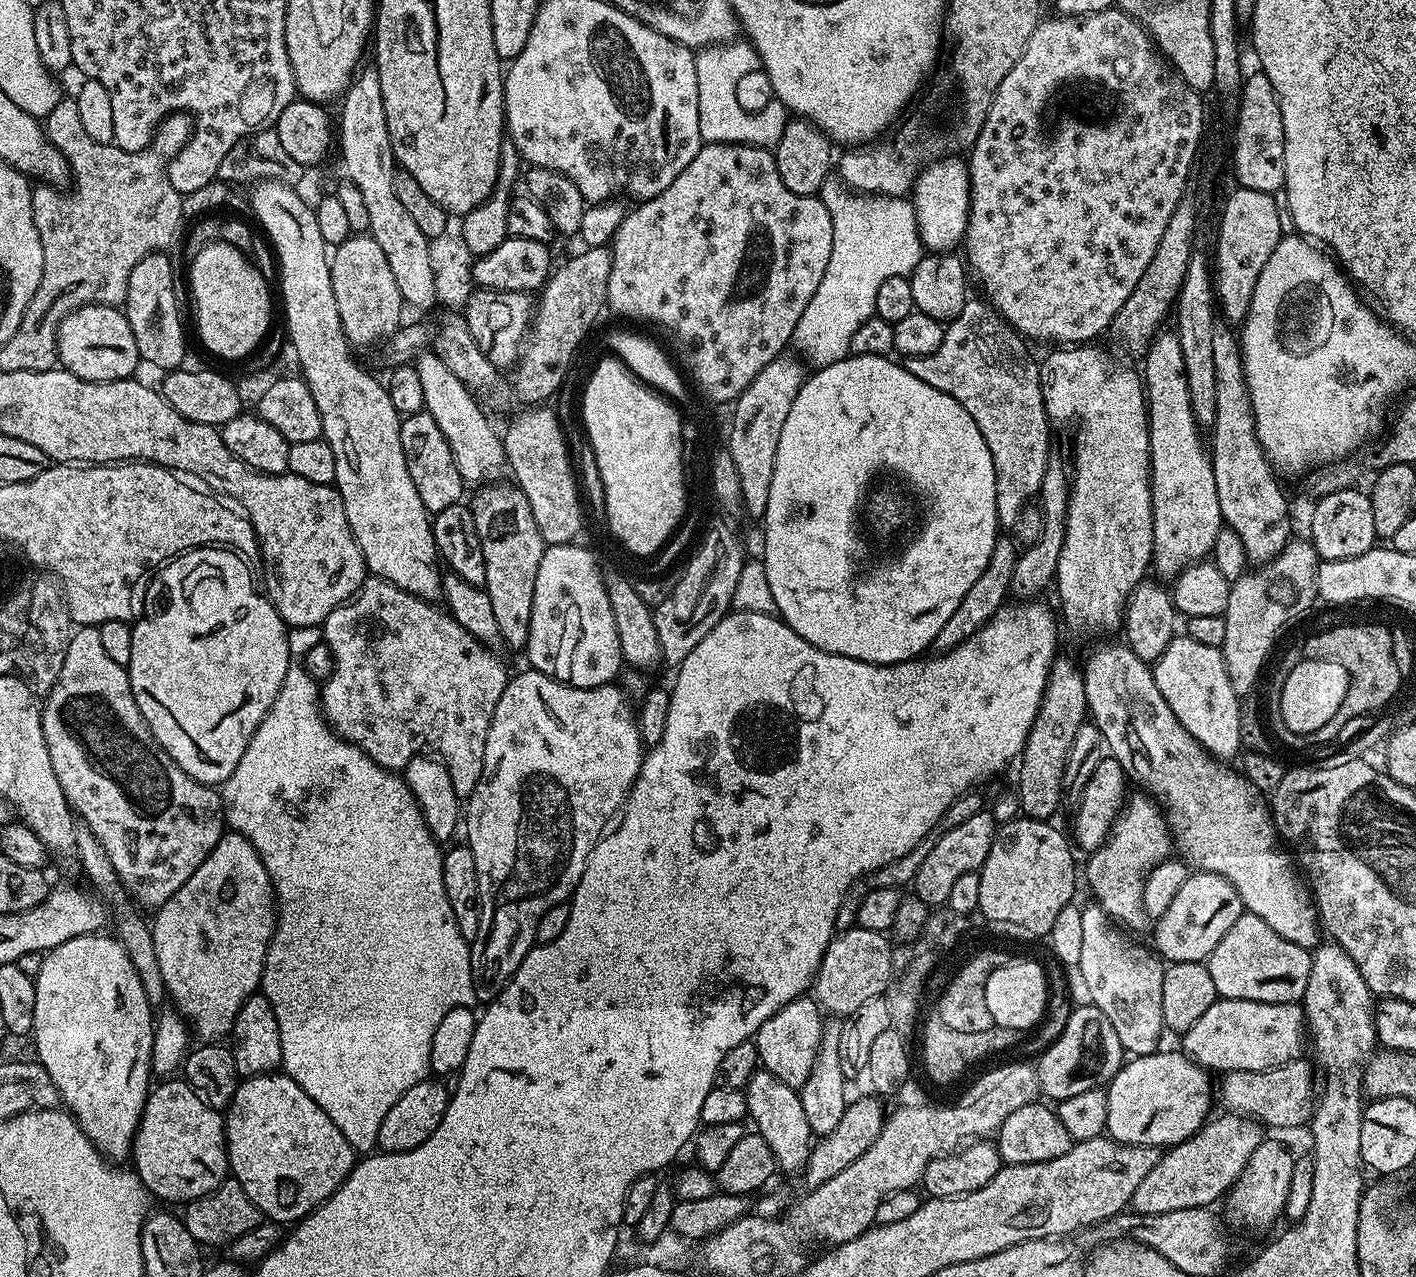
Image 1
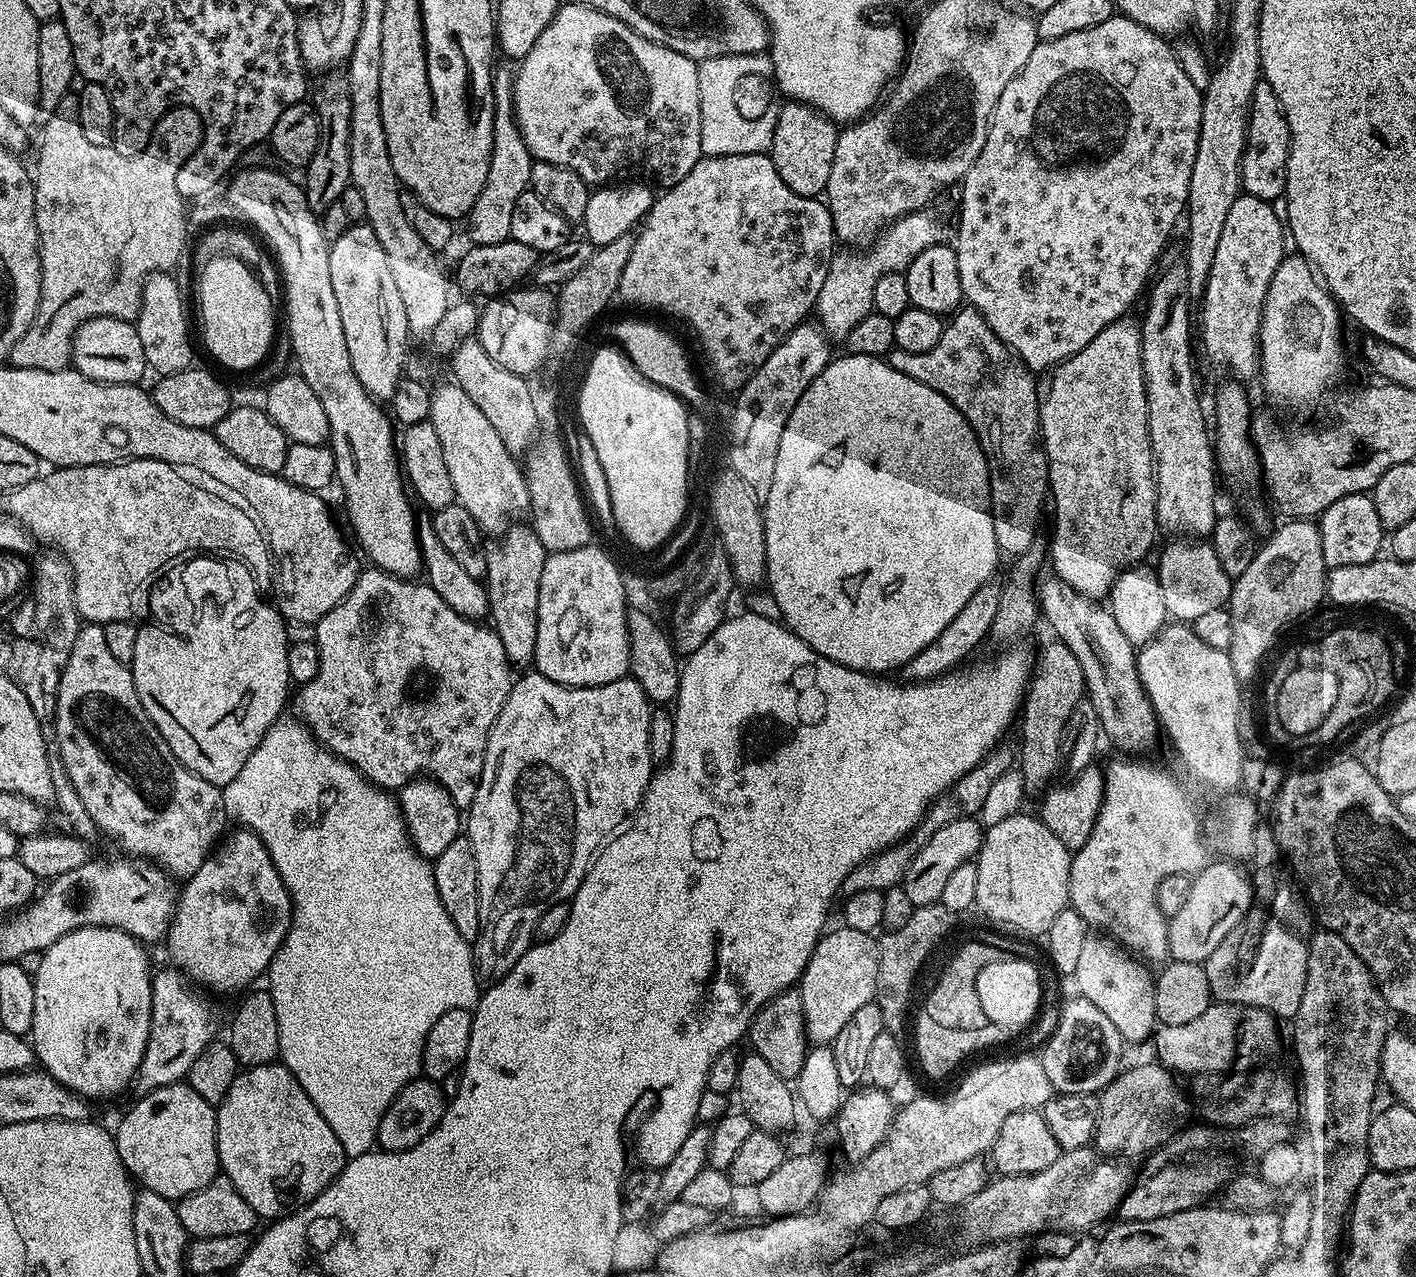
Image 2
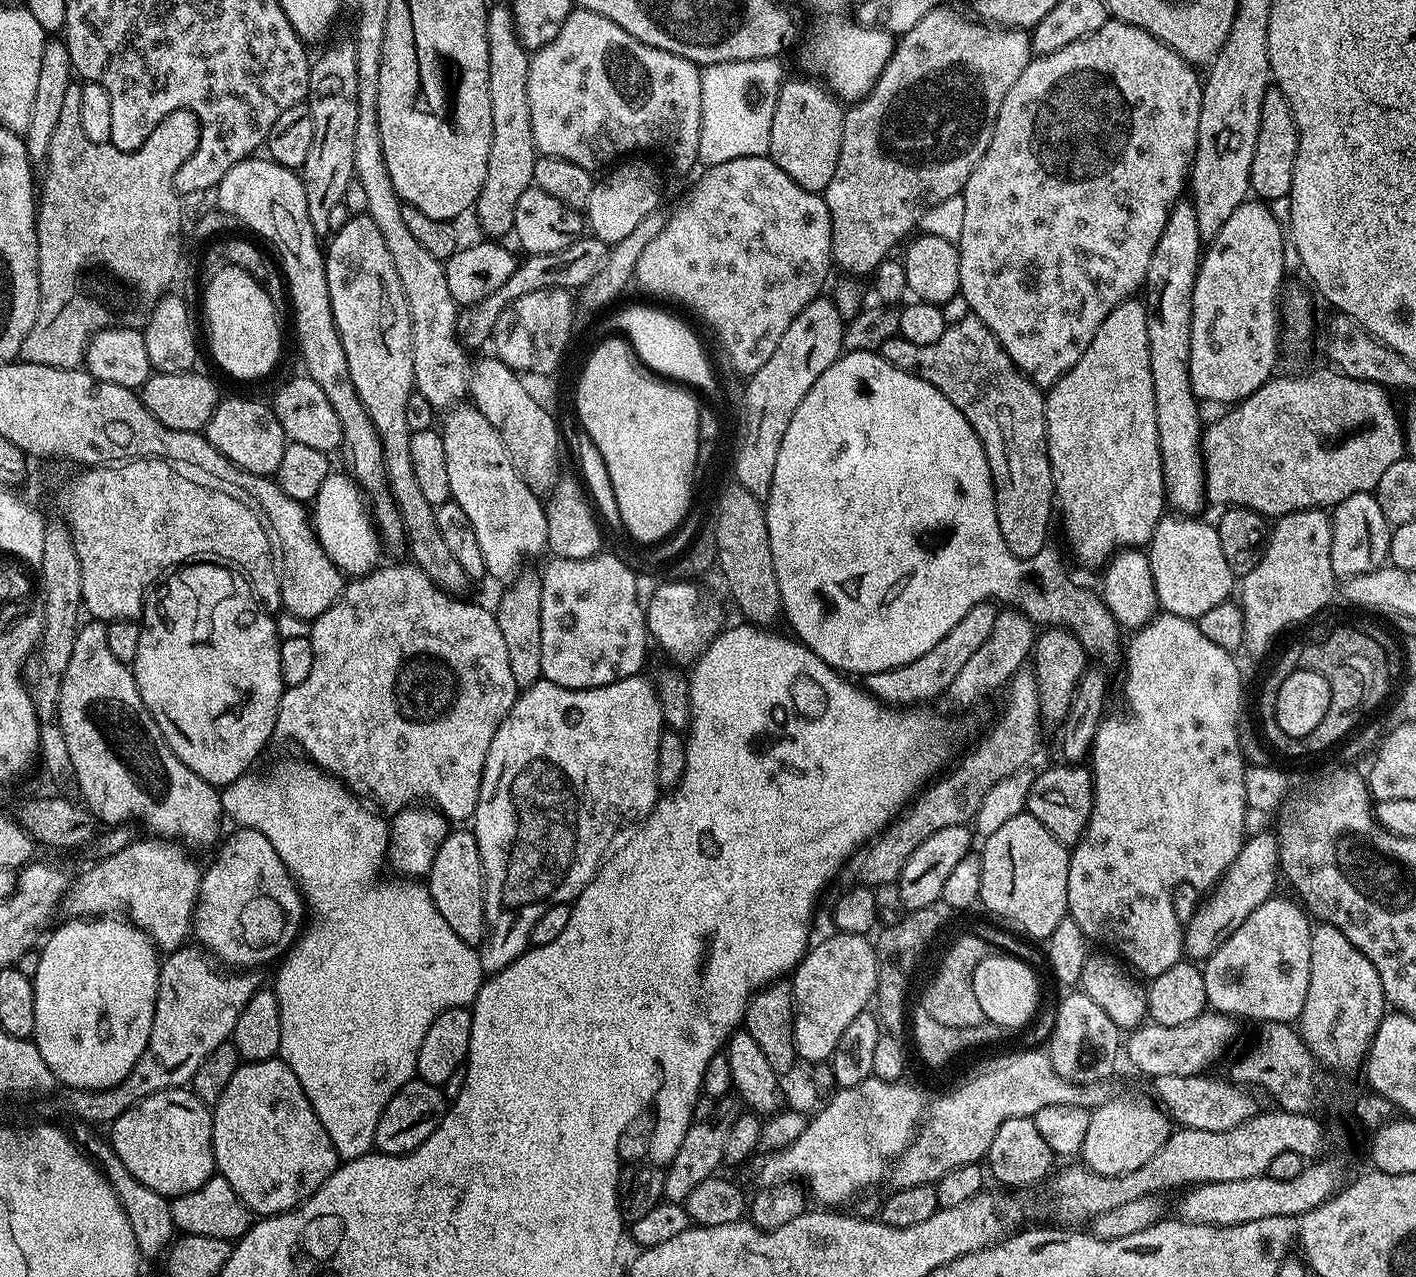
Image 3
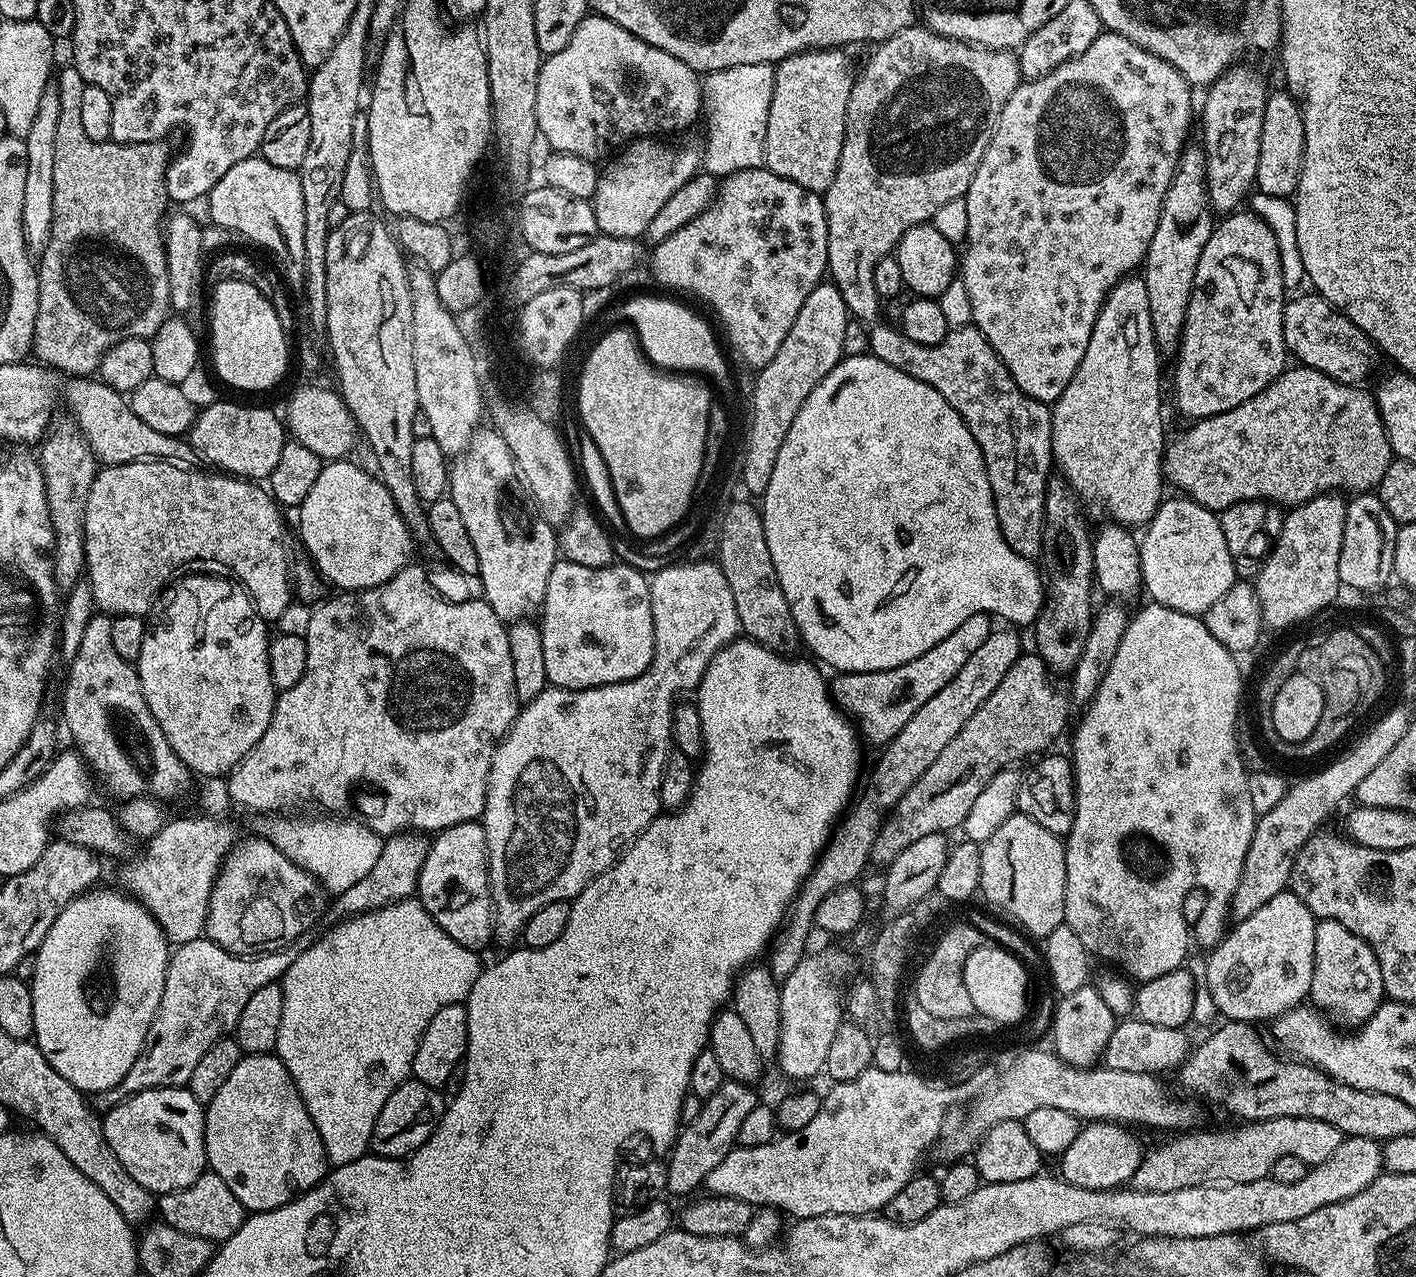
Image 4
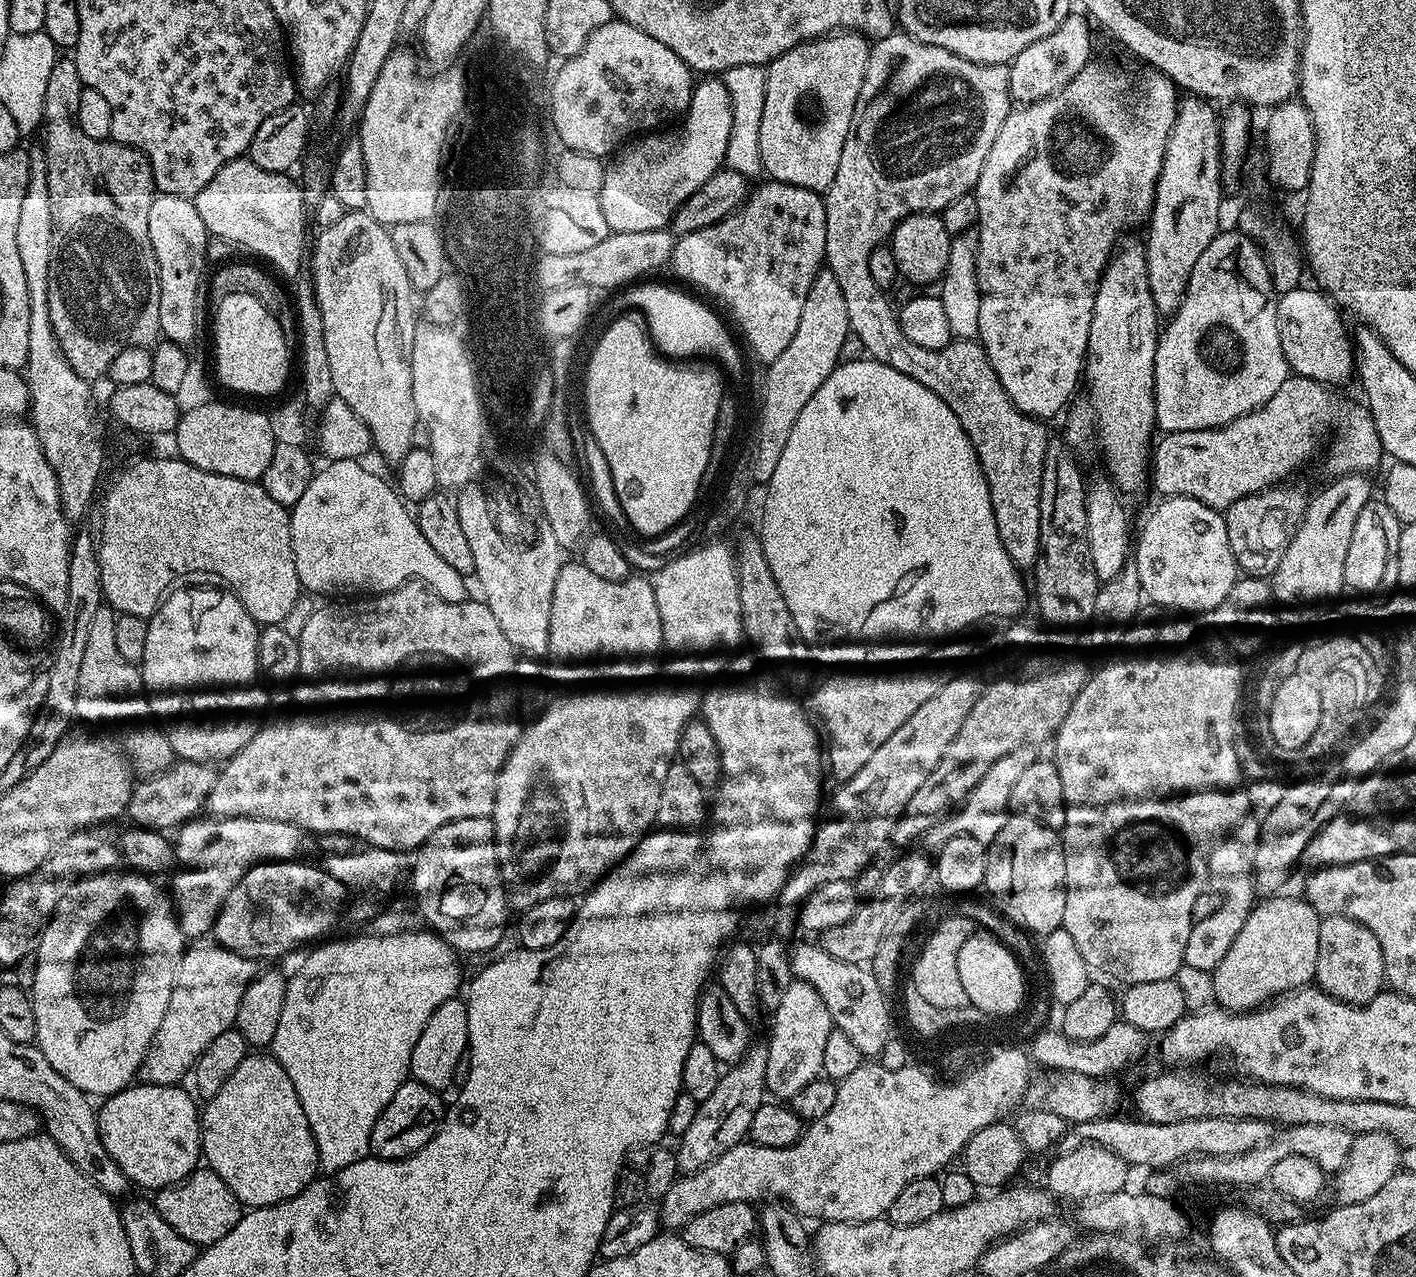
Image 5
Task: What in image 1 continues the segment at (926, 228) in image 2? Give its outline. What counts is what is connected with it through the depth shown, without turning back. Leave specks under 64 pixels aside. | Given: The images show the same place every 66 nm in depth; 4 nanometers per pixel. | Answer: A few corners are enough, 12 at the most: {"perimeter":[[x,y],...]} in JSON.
{"perimeter":[[829,178],[834,242],[792,344],[809,365],[849,355],[886,278],[922,245],[911,199]]}

